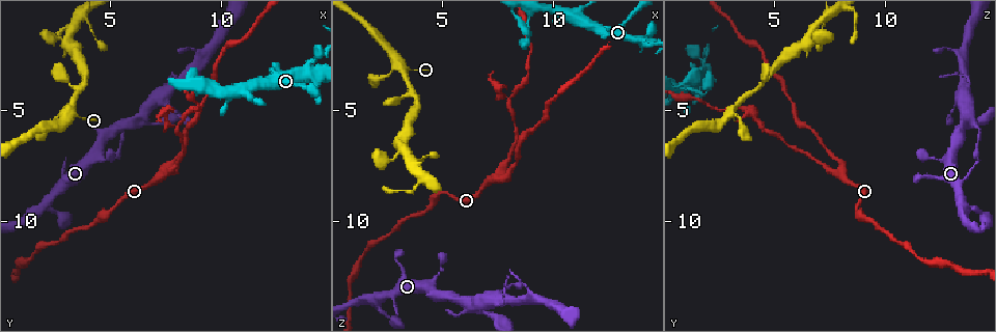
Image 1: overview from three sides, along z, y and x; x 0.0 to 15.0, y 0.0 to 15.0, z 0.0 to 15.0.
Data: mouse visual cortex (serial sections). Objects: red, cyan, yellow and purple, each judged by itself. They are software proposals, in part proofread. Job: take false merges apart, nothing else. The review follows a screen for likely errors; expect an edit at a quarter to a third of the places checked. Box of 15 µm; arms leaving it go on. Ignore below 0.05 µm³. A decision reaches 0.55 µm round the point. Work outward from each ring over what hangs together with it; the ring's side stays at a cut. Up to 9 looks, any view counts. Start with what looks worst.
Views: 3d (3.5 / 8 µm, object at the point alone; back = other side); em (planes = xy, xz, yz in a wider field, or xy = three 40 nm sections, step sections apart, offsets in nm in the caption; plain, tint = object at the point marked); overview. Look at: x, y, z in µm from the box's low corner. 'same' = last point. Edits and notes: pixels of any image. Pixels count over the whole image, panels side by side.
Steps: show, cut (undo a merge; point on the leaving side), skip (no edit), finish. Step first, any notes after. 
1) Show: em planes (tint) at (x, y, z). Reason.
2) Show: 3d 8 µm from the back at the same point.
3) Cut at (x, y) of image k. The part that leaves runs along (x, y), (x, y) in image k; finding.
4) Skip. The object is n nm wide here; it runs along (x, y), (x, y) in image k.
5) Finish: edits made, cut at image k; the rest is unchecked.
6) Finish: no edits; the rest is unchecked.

Show: 3d 3.5 µm at (3.2, 5.2, 2.9). Three arms meet.

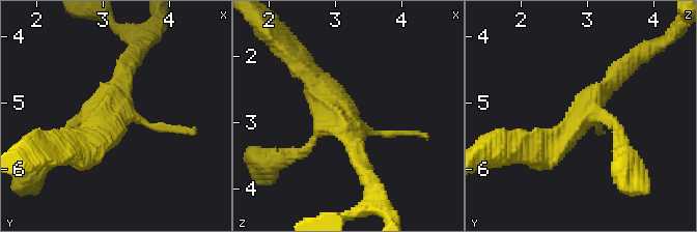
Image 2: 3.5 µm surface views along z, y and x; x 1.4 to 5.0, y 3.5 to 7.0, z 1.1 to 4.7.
Show: em xy step 5 (tint) at (3.20, 5.20, 2.95).

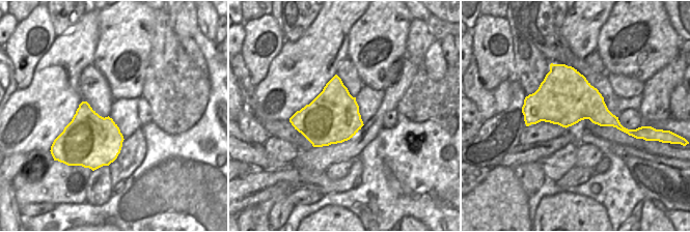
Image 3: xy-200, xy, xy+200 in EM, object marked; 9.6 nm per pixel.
Skip. All the same cell.

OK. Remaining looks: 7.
Show: 3d 3.5 µm from the back at (7.5, 7.7, 8.0). Two arms in line, one across.

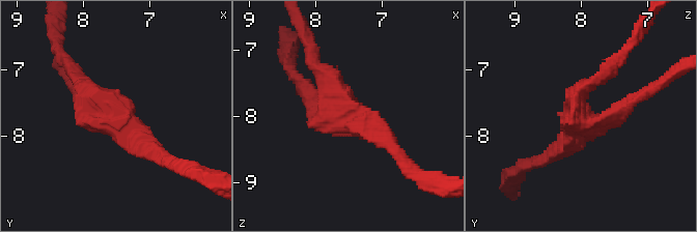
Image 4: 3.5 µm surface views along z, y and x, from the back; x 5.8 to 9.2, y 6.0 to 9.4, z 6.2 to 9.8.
Show: em xy step 1 (tint) at (7.50, 7.75, 8.10).

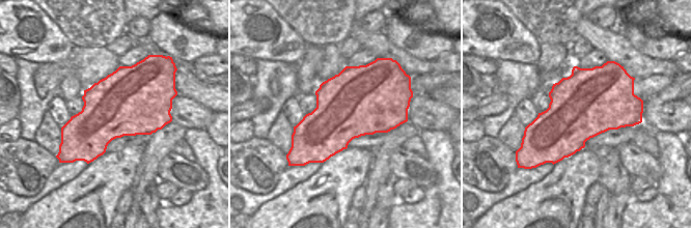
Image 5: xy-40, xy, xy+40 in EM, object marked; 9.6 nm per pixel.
Skip. It runs along (163, 161), (77, 75) in image 4; one cell here.

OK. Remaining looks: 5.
Show: 3d 3.5 µm from the back at (8.0, 5.8, 4.6). Narrows sharply.

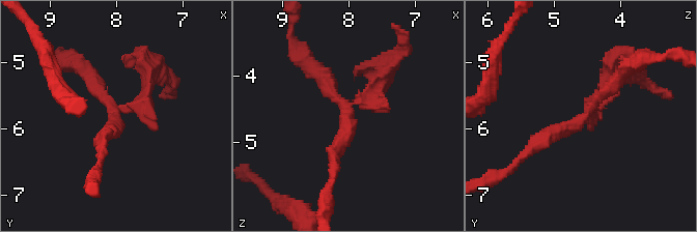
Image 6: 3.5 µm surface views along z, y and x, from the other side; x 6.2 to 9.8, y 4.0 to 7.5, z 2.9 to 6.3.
Show: em xy step 2 (tint) at (8.05, 5.90, 4.60).

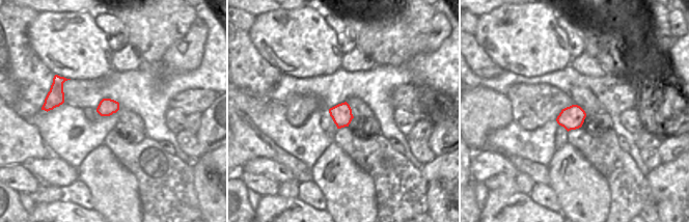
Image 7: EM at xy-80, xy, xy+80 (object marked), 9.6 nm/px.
Show: em xy step 1 (tint) at the same point. Another direction.

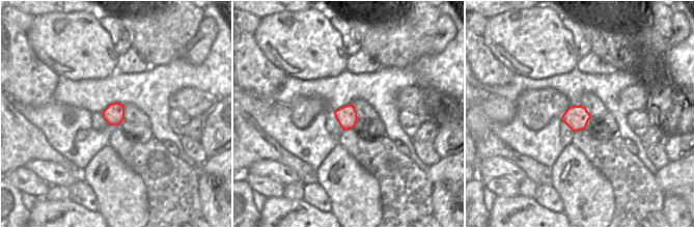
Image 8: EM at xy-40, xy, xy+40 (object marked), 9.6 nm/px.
Cut at (145, 83) of image 6. The part that leaves runs along (122, 111), (148, 89), (132, 57) in image 6; two cells meet here.

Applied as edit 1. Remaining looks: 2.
Finish: edits made, cut at image 6; the rest is unchecked.

